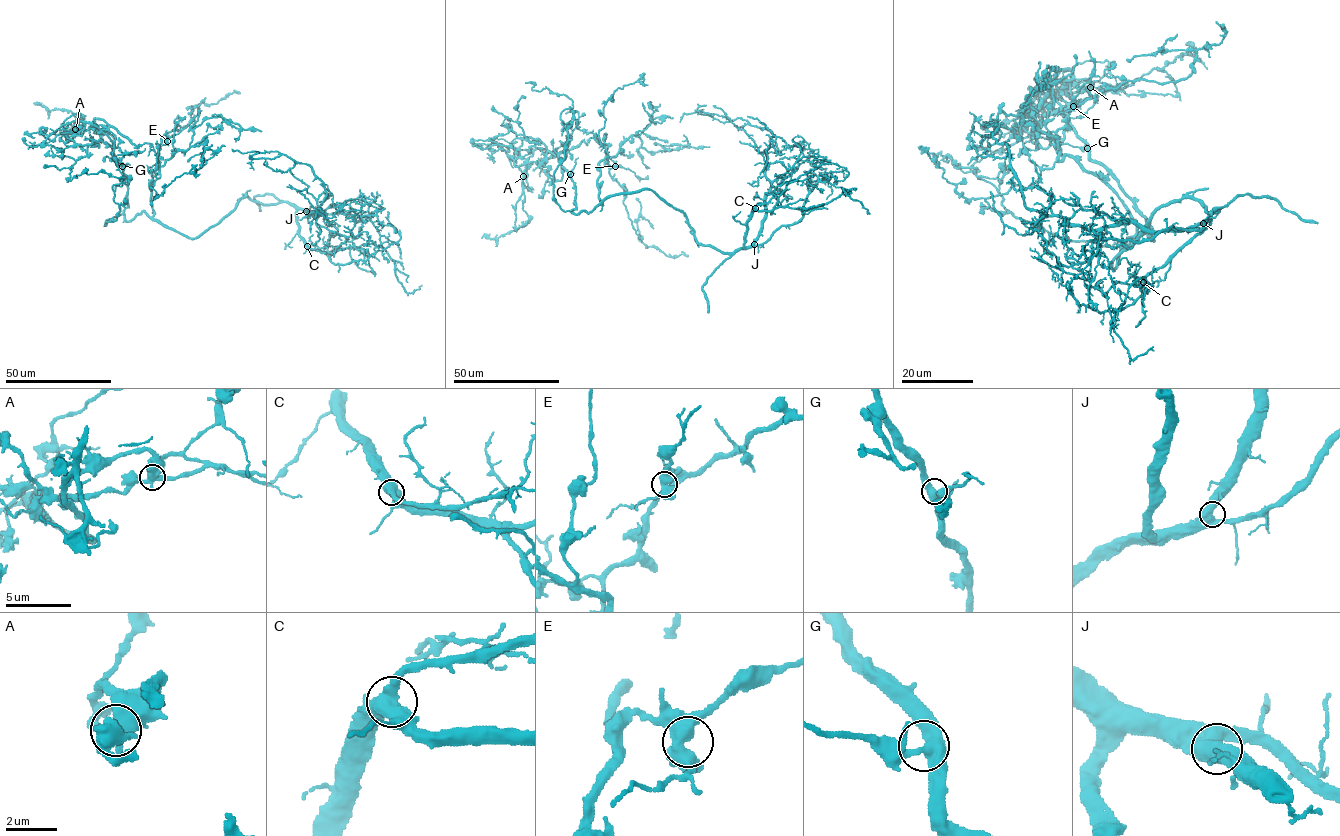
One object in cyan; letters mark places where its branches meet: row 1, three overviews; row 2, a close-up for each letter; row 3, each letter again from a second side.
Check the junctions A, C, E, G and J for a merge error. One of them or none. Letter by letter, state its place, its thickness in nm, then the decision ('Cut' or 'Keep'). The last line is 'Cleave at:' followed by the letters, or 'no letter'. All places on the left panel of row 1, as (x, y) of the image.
A: Place: (75, 129). Thickness 480 nm. Cut
C: Place: (307, 246). Thickness 500 nm. Keep
E: Place: (167, 141). Thickness 460 nm. Keep
G: Place: (122, 166). Thickness 440 nm. Keep
J: Place: (306, 211). Thickness 550 nm. Keep
Cleave at: A

